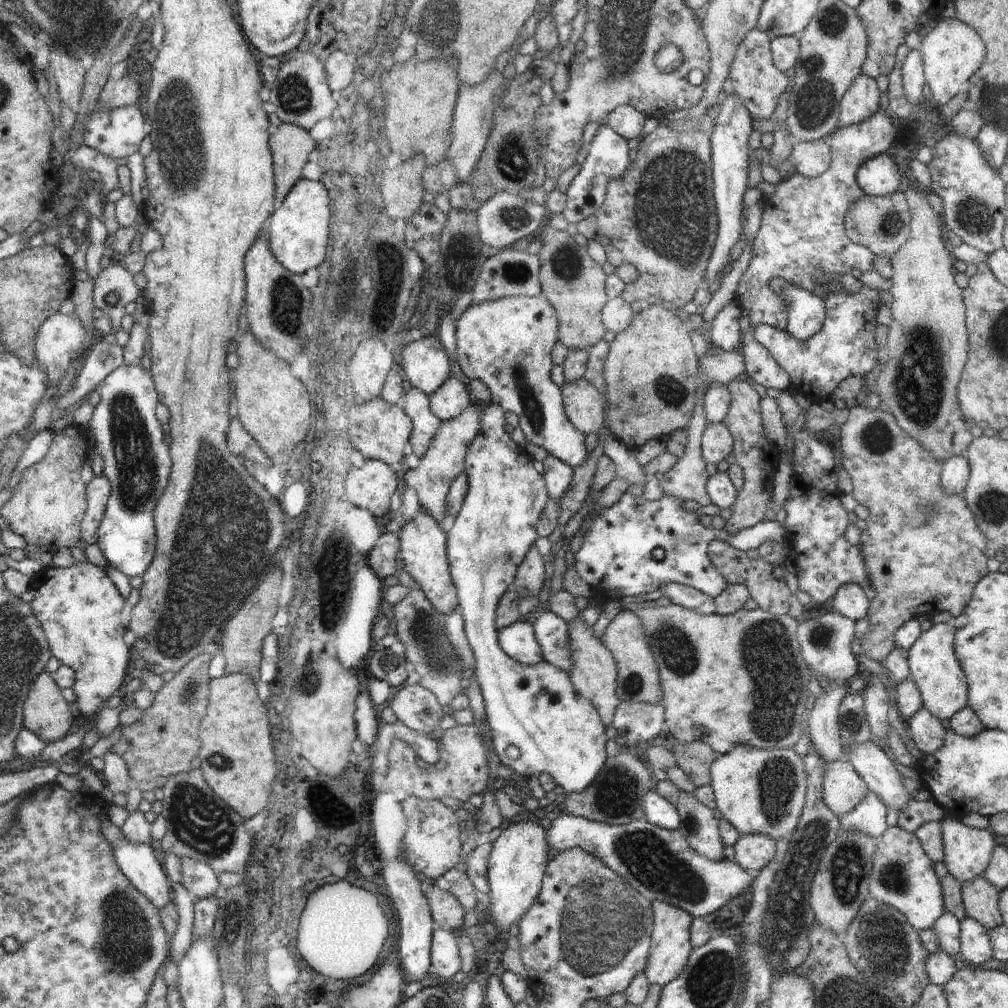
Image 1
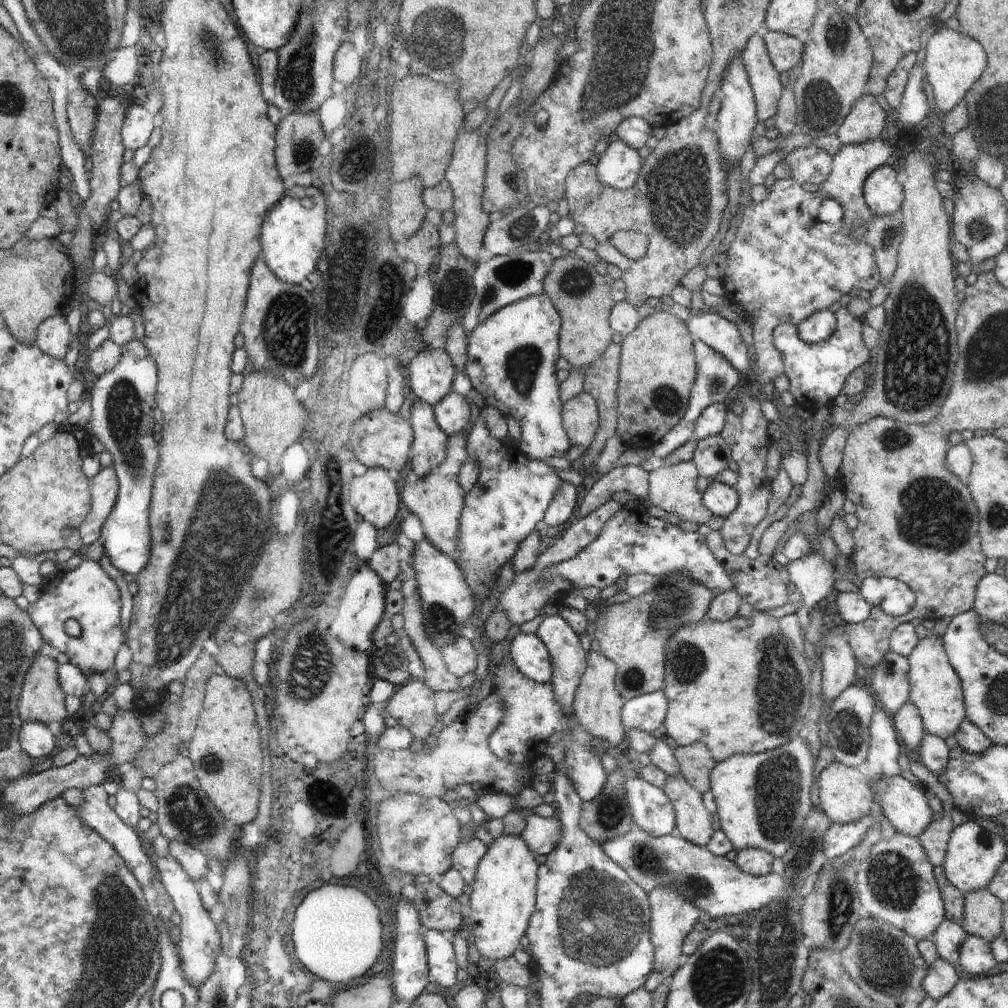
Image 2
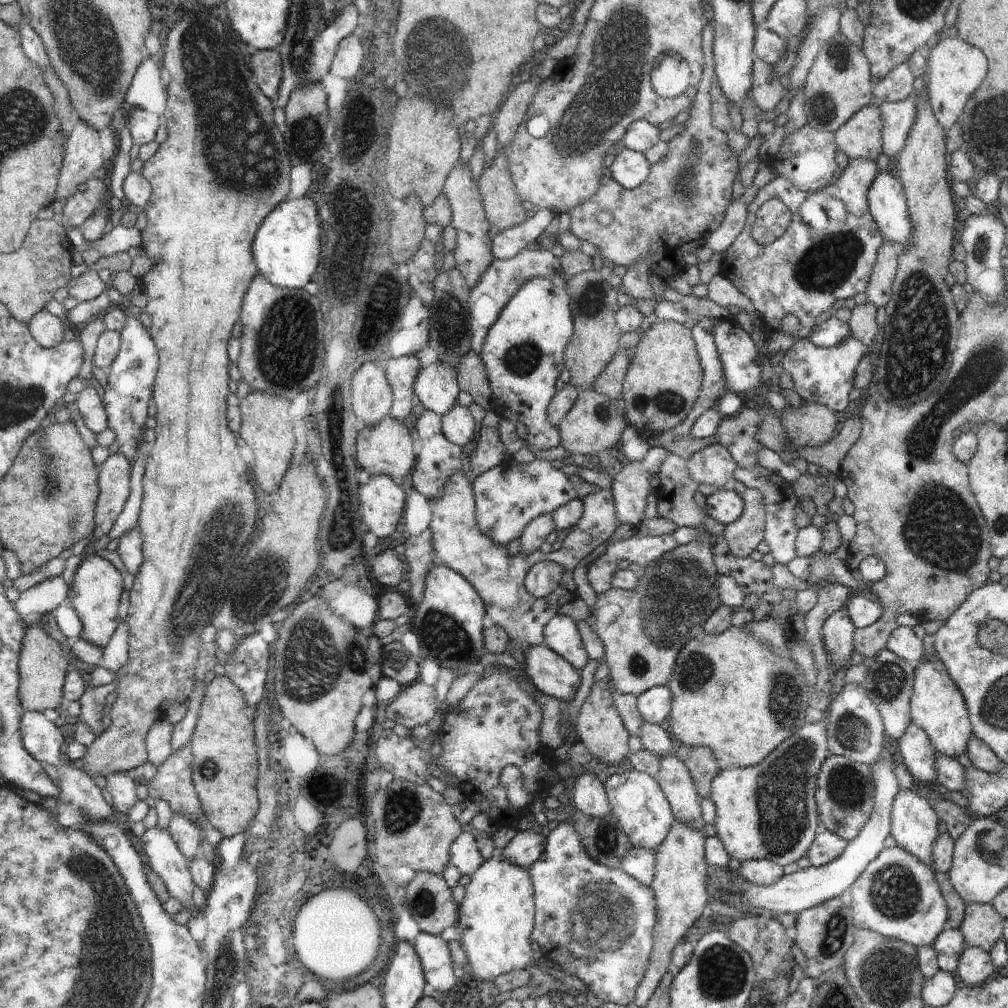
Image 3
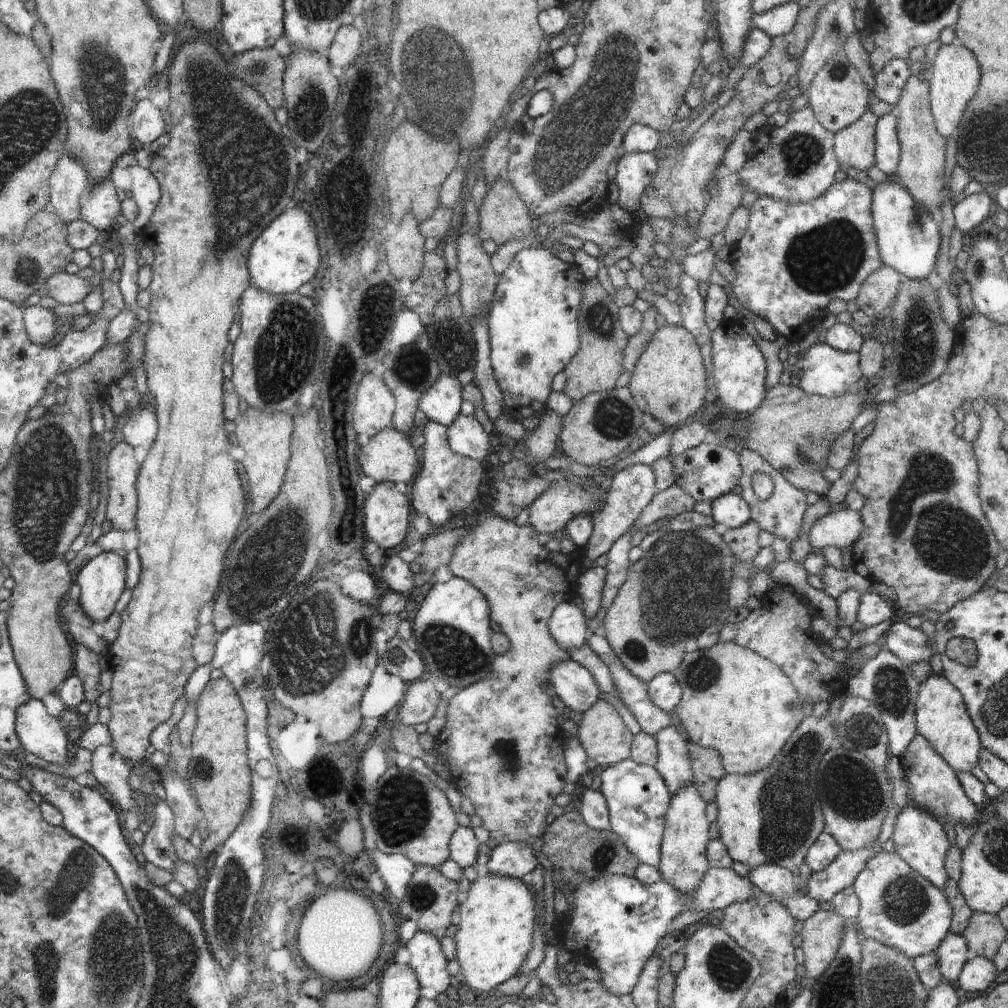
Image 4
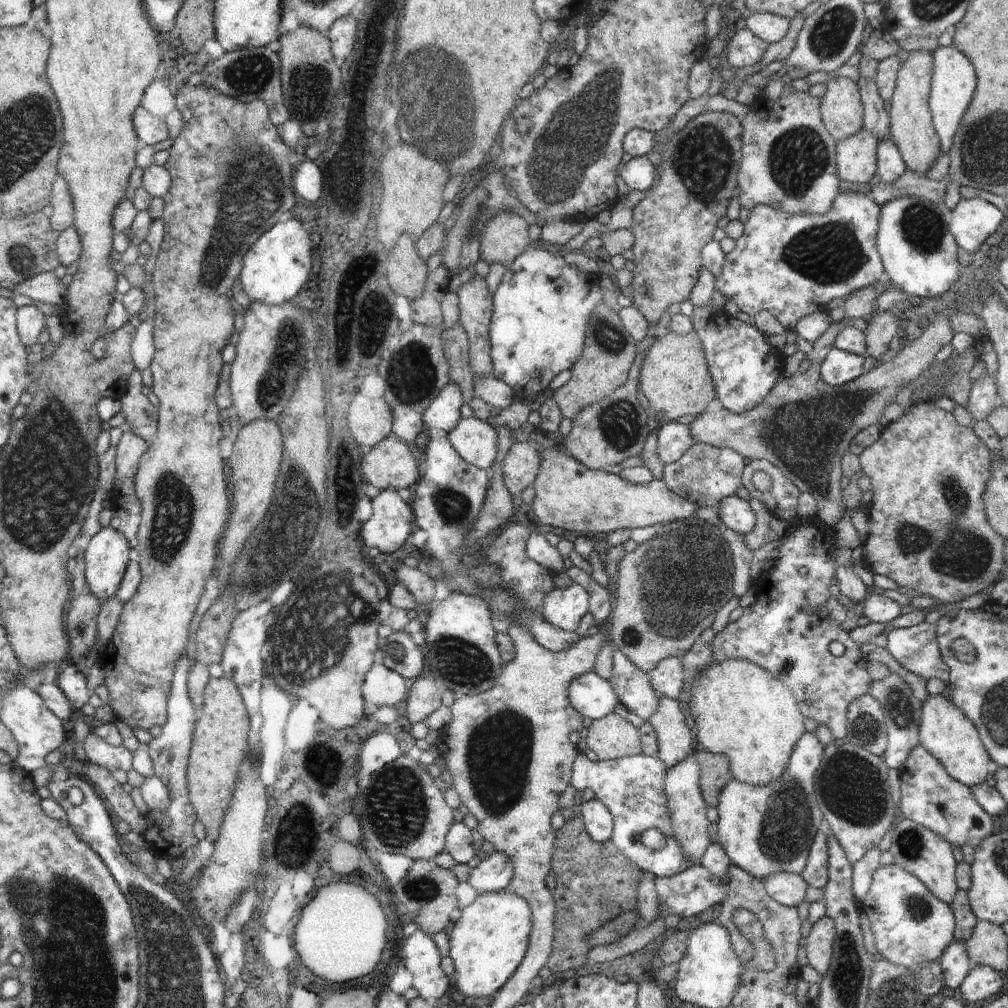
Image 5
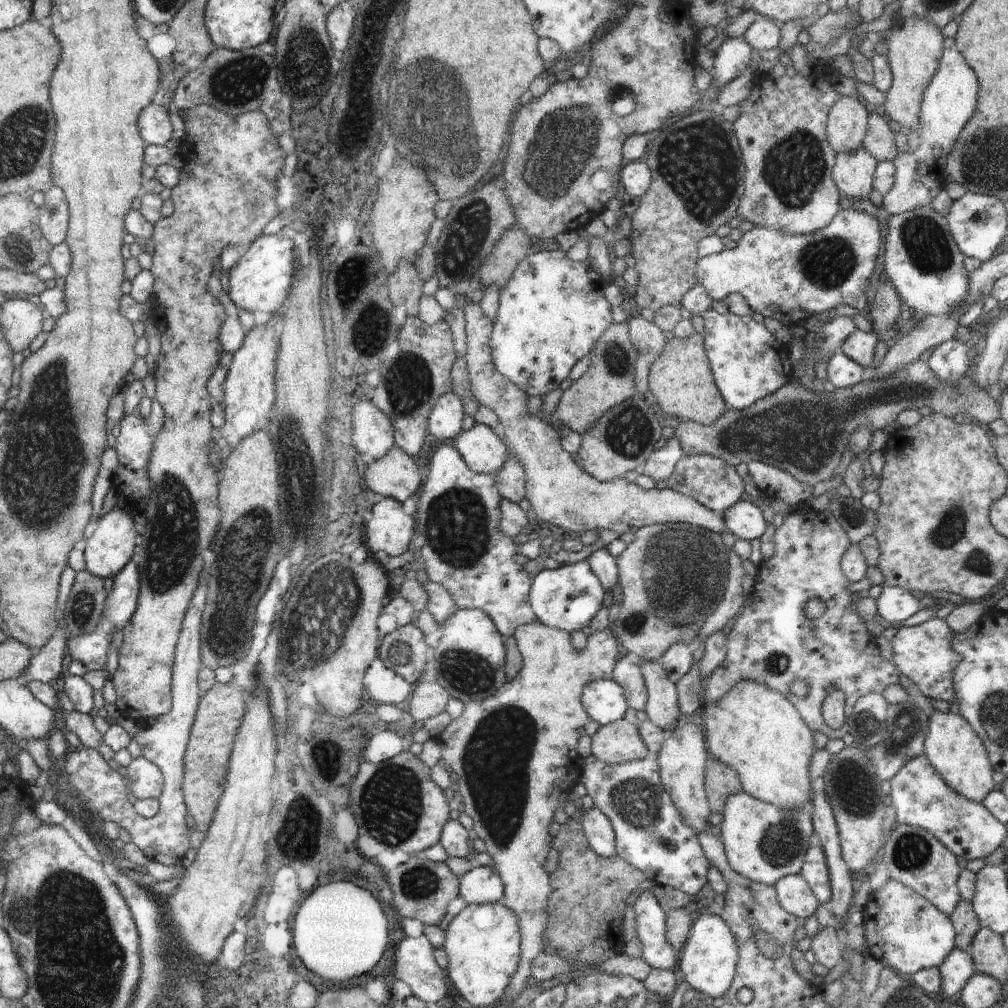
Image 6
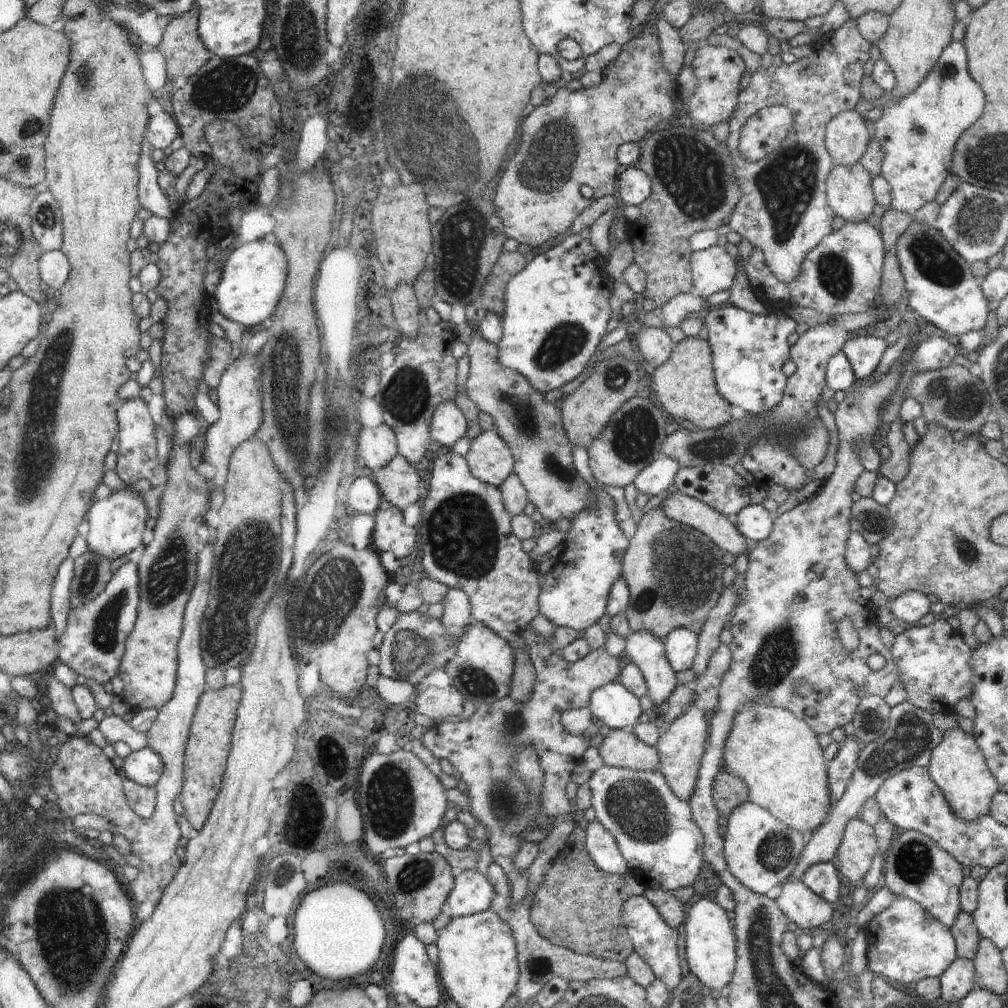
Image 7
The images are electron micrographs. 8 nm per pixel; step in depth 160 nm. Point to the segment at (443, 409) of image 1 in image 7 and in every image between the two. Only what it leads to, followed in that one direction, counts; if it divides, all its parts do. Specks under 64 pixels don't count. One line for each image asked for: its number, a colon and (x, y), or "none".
2: (452, 413)
3: (458, 426)
4: (466, 436)
5: (474, 440)
6: (481, 448)
7: (490, 460)

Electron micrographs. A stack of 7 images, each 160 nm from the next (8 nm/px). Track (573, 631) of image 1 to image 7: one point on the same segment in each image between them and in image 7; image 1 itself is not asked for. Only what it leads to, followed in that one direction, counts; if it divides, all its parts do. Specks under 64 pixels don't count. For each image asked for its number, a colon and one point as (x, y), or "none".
2: (597, 704)
3: (599, 727)
4: (606, 739)
5: (612, 737)
6: (617, 742)
7: (620, 748)

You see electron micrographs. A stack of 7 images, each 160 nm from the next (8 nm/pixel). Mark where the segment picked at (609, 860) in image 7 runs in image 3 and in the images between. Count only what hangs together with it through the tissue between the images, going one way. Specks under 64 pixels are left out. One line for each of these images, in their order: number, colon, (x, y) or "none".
3: (589, 796)
4: (593, 807)
5: (598, 821)
6: (598, 830)

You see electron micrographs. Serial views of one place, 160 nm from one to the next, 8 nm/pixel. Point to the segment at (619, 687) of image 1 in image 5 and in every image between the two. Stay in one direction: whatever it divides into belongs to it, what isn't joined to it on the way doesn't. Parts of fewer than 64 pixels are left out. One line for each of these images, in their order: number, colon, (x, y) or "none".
2: (633, 635)
3: (643, 628)
4: (678, 588)
5: (670, 589)

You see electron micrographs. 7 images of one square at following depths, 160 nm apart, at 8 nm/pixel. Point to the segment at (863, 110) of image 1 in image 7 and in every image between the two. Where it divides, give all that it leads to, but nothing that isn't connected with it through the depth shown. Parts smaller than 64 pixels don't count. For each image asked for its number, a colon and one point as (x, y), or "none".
2: (866, 119)
3: (860, 138)
4: (854, 146)
5: (856, 155)
6: (853, 171)
7: (849, 193)

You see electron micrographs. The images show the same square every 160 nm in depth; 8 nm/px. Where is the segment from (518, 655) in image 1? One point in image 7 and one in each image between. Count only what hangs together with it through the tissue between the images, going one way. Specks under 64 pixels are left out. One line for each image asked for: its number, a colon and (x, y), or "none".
2: (528, 653)
3: (553, 676)
4: (576, 687)
5: (593, 696)
6: (604, 700)
7: (611, 704)

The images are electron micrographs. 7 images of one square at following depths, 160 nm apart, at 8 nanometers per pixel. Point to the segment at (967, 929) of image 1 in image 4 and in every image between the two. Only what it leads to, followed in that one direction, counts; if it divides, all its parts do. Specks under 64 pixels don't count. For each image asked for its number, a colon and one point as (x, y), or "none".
2: (975, 953)
3: (975, 966)
4: (978, 974)

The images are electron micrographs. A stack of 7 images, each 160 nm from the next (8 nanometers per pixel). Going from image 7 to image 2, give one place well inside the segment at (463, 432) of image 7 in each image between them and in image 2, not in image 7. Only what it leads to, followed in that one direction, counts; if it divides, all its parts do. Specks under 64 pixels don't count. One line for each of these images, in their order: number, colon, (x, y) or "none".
2: (431, 372)
3: (436, 386)
4: (441, 403)
5: (442, 415)
6: (445, 420)

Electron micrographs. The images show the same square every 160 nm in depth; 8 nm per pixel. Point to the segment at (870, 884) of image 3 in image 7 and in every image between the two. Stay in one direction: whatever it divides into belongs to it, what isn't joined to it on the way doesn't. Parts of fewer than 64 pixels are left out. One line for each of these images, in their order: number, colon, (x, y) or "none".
4: (899, 908)
5: (911, 925)
6: (905, 931)
7: (905, 943)

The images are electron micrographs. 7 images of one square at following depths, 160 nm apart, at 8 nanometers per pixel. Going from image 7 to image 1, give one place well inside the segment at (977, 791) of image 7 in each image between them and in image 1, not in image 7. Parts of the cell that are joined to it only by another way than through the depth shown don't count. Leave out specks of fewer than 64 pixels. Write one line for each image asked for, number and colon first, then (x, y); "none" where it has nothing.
1: (935, 669)
2: (934, 687)
3: (937, 706)
4: (941, 716)
5: (945, 731)
6: (955, 751)

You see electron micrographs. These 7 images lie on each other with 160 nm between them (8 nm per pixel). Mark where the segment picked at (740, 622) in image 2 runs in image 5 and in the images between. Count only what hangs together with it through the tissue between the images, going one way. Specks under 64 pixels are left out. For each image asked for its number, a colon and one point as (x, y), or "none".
3: (729, 693)
4: (735, 701)
5: (740, 710)

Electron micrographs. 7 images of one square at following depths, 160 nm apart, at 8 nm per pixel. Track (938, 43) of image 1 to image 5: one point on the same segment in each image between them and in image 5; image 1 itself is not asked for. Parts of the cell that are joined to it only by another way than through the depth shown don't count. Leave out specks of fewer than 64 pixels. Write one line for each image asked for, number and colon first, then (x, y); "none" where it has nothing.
2: (953, 63)
3: (956, 69)
4: (955, 76)
5: (954, 81)

